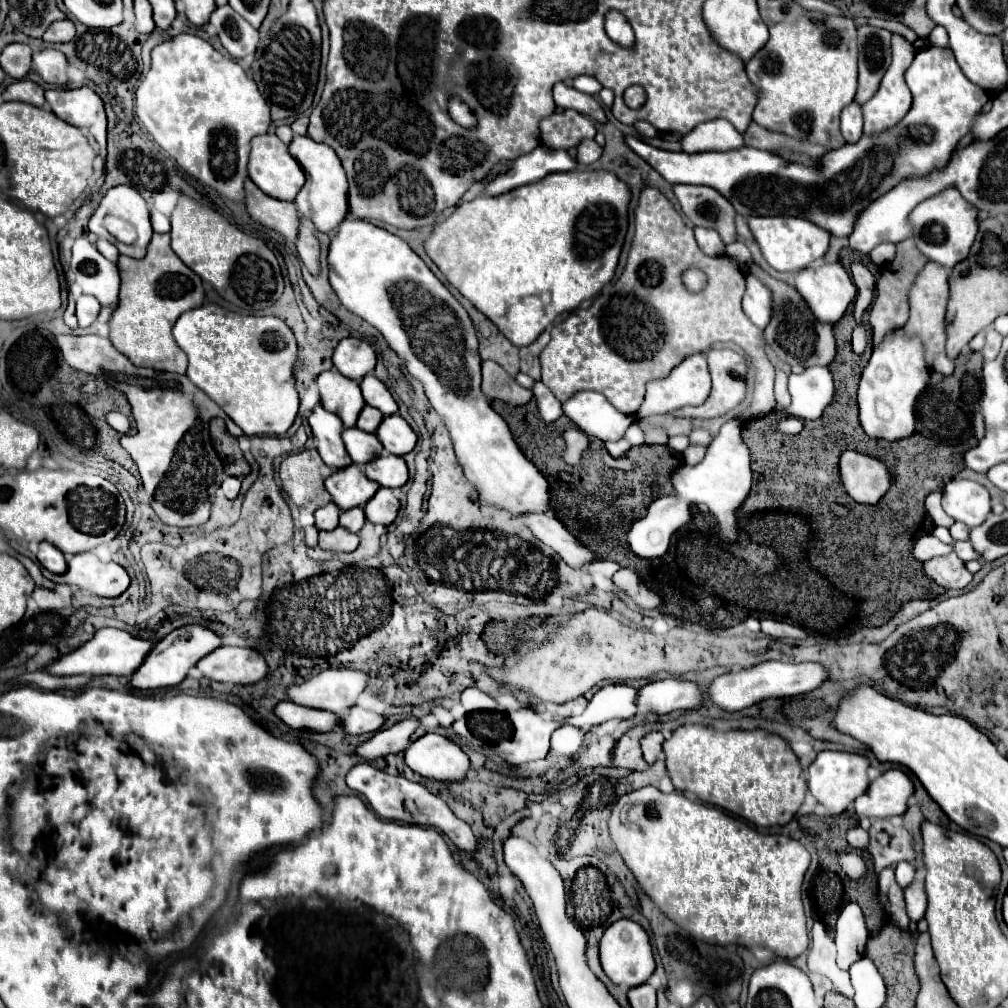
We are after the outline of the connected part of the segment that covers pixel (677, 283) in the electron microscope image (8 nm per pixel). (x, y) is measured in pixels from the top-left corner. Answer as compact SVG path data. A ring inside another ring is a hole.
M646 187L646 189L642 189L642 193L640 193L640 203L638 203L638 207L636 207L636 235L634 235L634 241L632 241L632 249L630 249L630 255L628 255L628 263L626 263L624 273L622 273L620 279L610 287L610 291L604 291L602 295L598 295L586 311L576 309L576 311L572 311L566 319L562 319L560 323L552 325L552 329L550 329L552 339L550 339L550 343L548 343L548 345L542 349L542 353L540 353L542 383L556 395L558 401L566 401L570 395L574 395L574 391L592 389L592 391L598 391L598 393L606 395L606 399L608 399L618 411L622 411L622 413L626 413L626 415L634 415L634 413L640 409L642 401L644 401L646 383L648 383L650 379L660 379L660 377L664 377L664 375L668 375L668 373L670 373L678 363L682 363L688 355L704 353L706 349L712 347L712 343L718 343L718 341L722 341L722 343L734 341L734 343L738 343L742 349L746 349L748 355L752 355L752 357L762 357L764 347L766 347L764 331L758 329L758 327L744 315L742 305L740 305L744 291L746 291L746 277L744 277L744 271L742 271L738 265L734 265L732 259L716 259L716 257L704 255L702 249L698 247L696 239L694 239L694 231L684 223L684 219L682 219L680 213L672 207L672 203L670 203L660 191L656 191L656 189L652 189L652 187ZM688 267L698 267L698 269L702 269L702 271L708 275L706 291L690 293L690 291L682 285L680 275L682 275L682 271L686 271Z

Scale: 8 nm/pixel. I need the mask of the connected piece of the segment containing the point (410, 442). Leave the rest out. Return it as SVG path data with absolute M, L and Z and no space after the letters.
M392 413L392 415L384 417L380 427L376 429L376 435L382 441L384 449L394 455L410 453L418 439L416 433L412 431L412 427L400 417L400 413Z

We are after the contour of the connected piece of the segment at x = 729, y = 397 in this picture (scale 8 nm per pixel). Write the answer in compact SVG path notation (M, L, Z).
M712 349L708 351L708 367L712 375L712 393L708 401L700 407L680 407L674 411L676 417L720 417L744 401L748 391L748 383L744 379L748 365L742 355L732 349Z

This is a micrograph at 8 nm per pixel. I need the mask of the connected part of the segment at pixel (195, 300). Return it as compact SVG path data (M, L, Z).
M154 233L144 259L120 255L116 265L120 267L122 287L120 303L108 323L112 345L138 367L184 375L188 361L172 337L172 327L184 311L196 309L204 303L202 279L192 273L170 249L168 233Z

